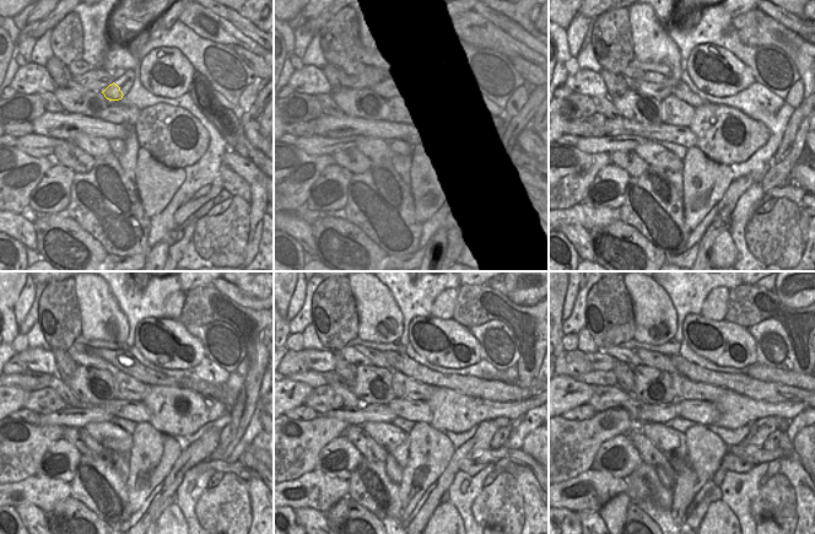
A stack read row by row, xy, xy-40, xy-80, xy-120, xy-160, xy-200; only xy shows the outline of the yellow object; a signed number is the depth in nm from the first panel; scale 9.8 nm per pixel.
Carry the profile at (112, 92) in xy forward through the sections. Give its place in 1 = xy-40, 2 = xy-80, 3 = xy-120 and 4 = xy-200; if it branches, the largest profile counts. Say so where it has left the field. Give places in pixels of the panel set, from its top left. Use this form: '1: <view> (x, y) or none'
1: xy-40 (384, 90)
2: xy-80 (658, 91)
3: xy-120 (97, 362)
4: xy-200 (629, 356)

